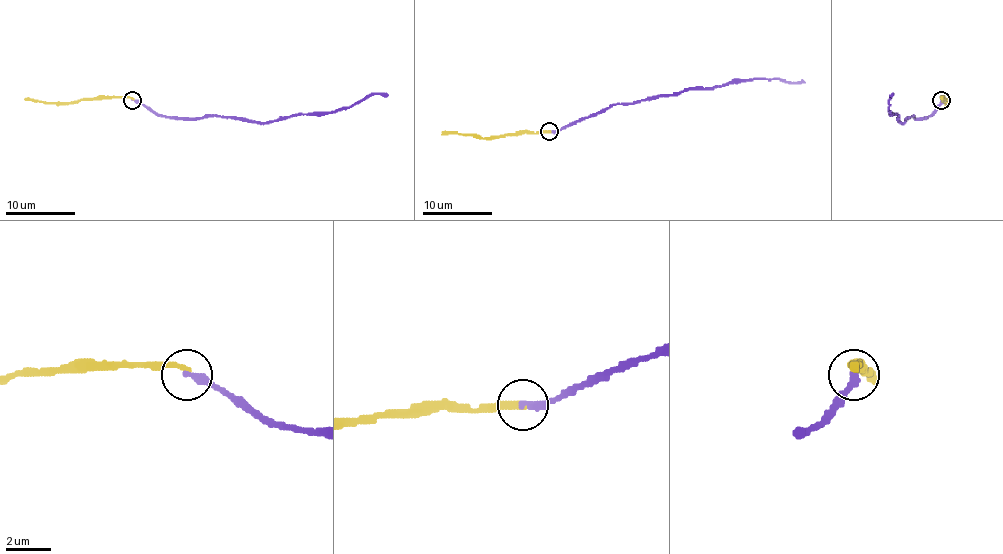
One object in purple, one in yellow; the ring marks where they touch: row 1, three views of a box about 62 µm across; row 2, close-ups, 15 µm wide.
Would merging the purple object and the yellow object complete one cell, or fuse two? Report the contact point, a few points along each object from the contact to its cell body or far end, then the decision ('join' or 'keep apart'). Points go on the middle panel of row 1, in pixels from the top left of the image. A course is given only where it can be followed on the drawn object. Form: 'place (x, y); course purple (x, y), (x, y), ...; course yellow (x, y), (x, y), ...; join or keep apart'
place (549, 131); course purple (549, 132), (556, 132), (623, 102), (639, 102), (684, 90), (757, 78), (805, 82); course yellow (549, 132), (516, 132), (487, 139), (442, 132); join

